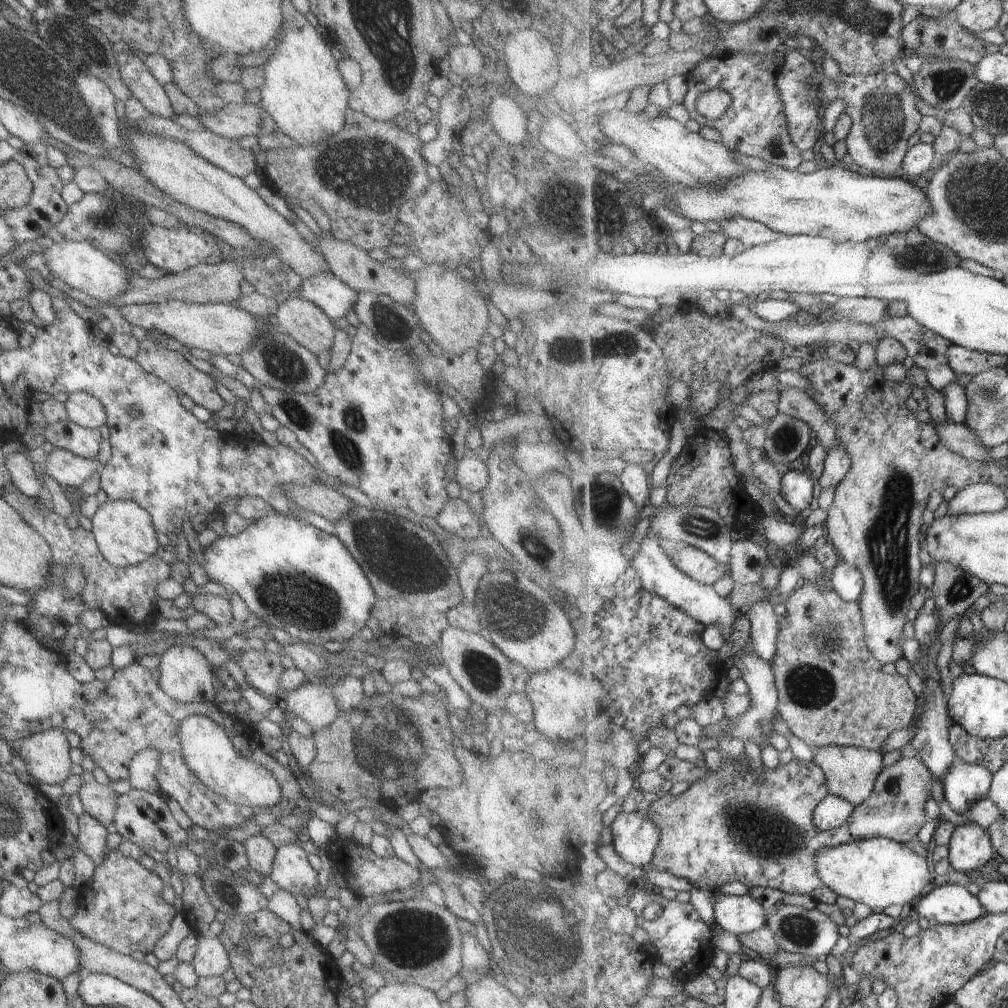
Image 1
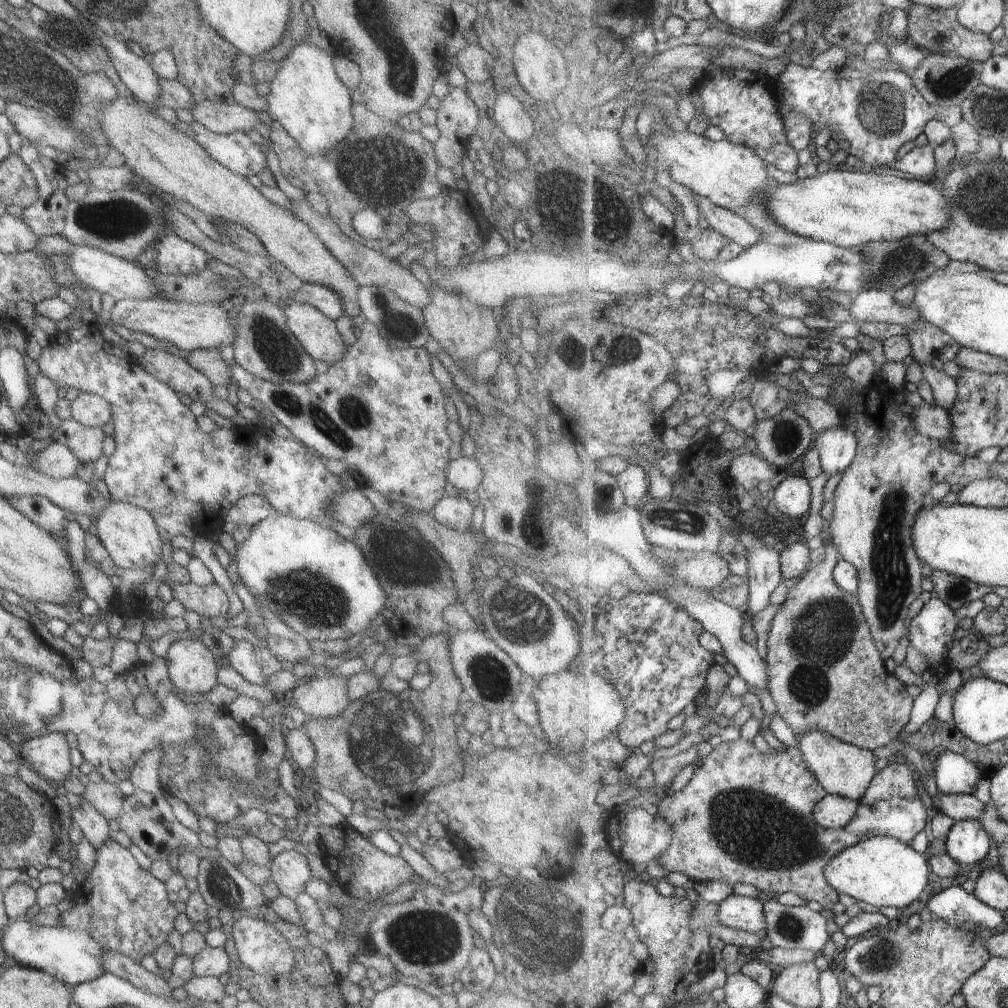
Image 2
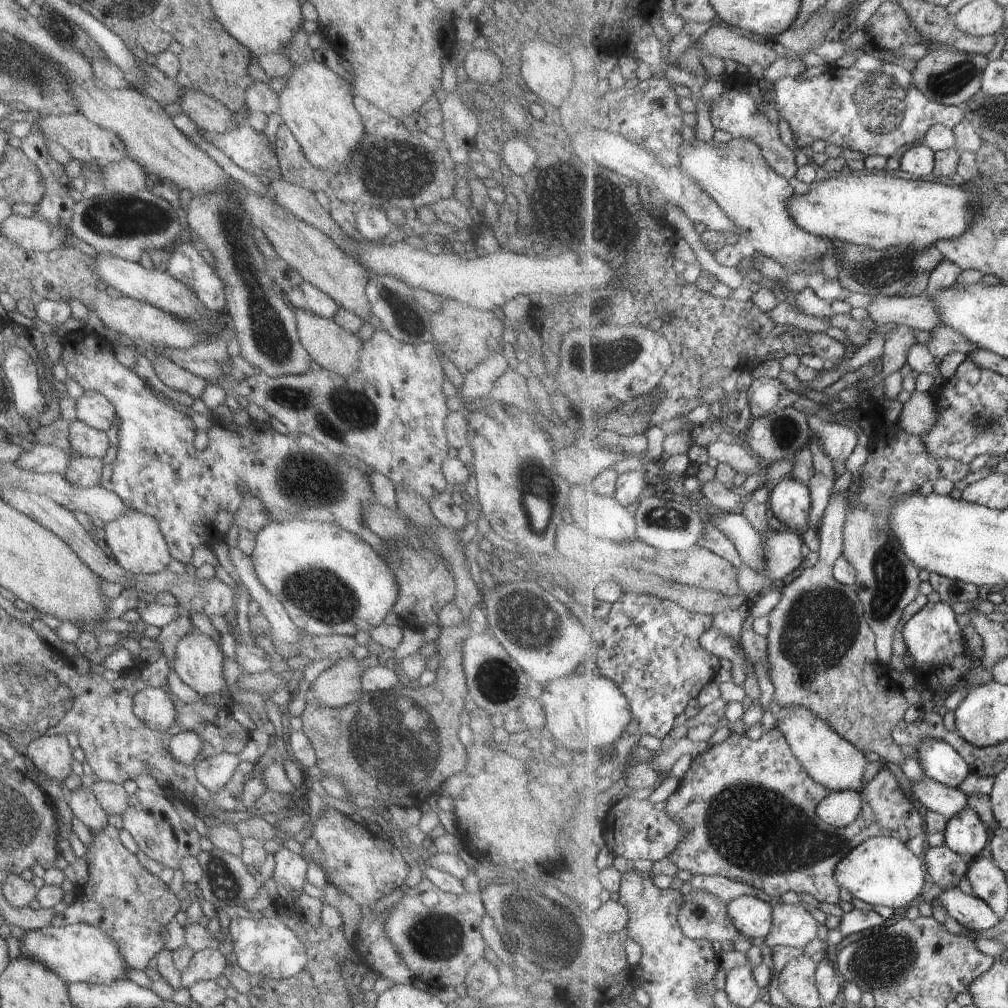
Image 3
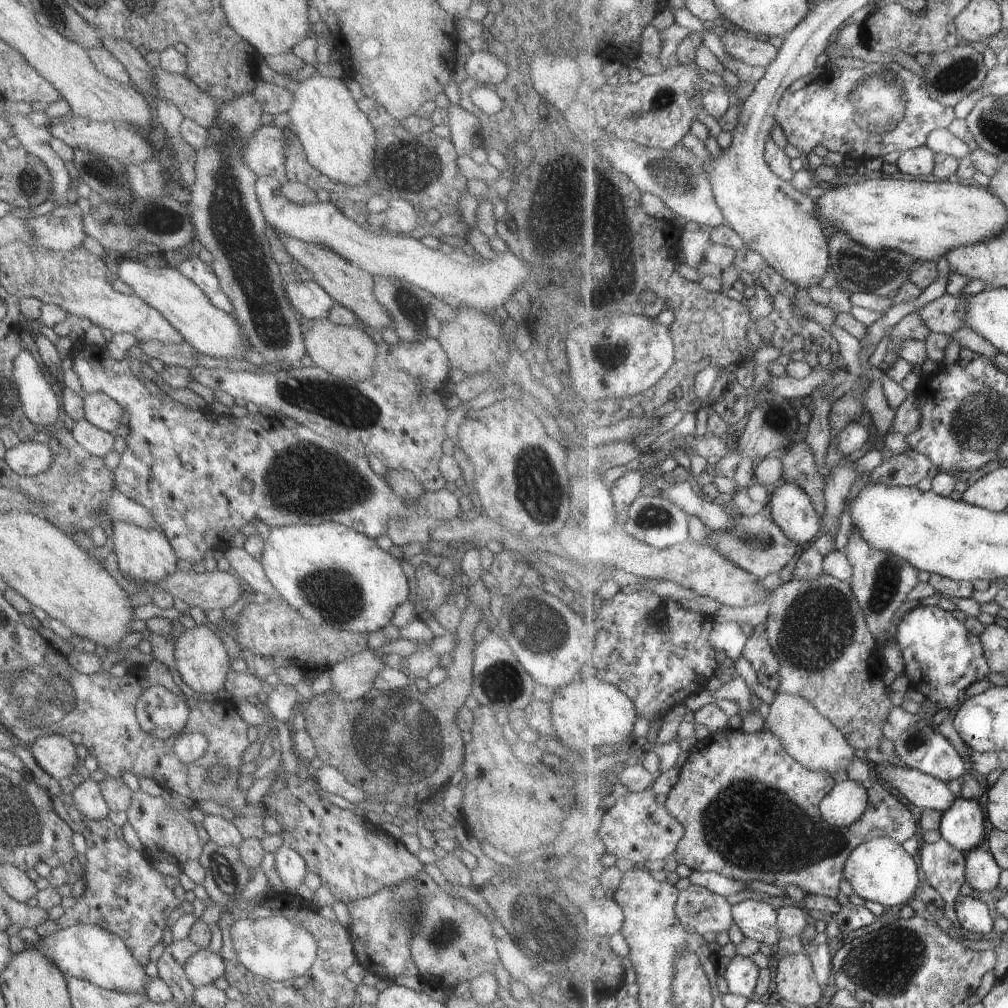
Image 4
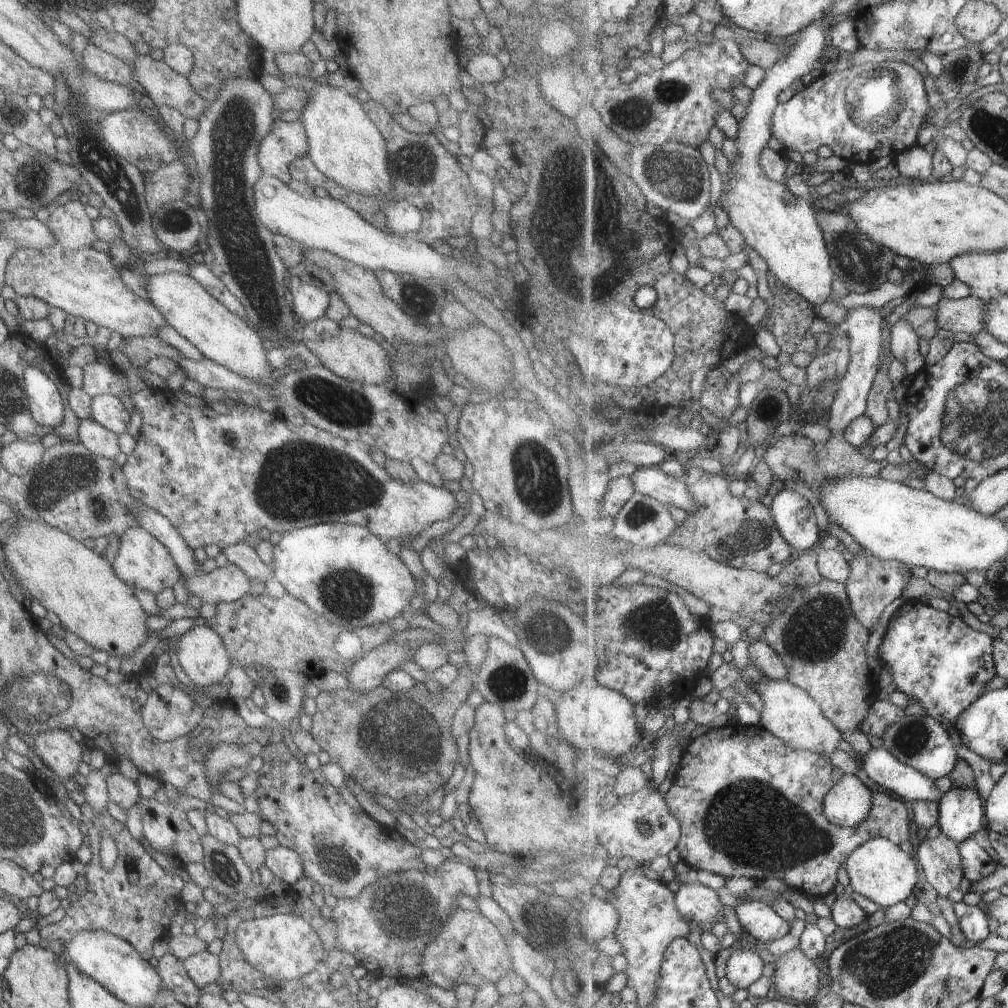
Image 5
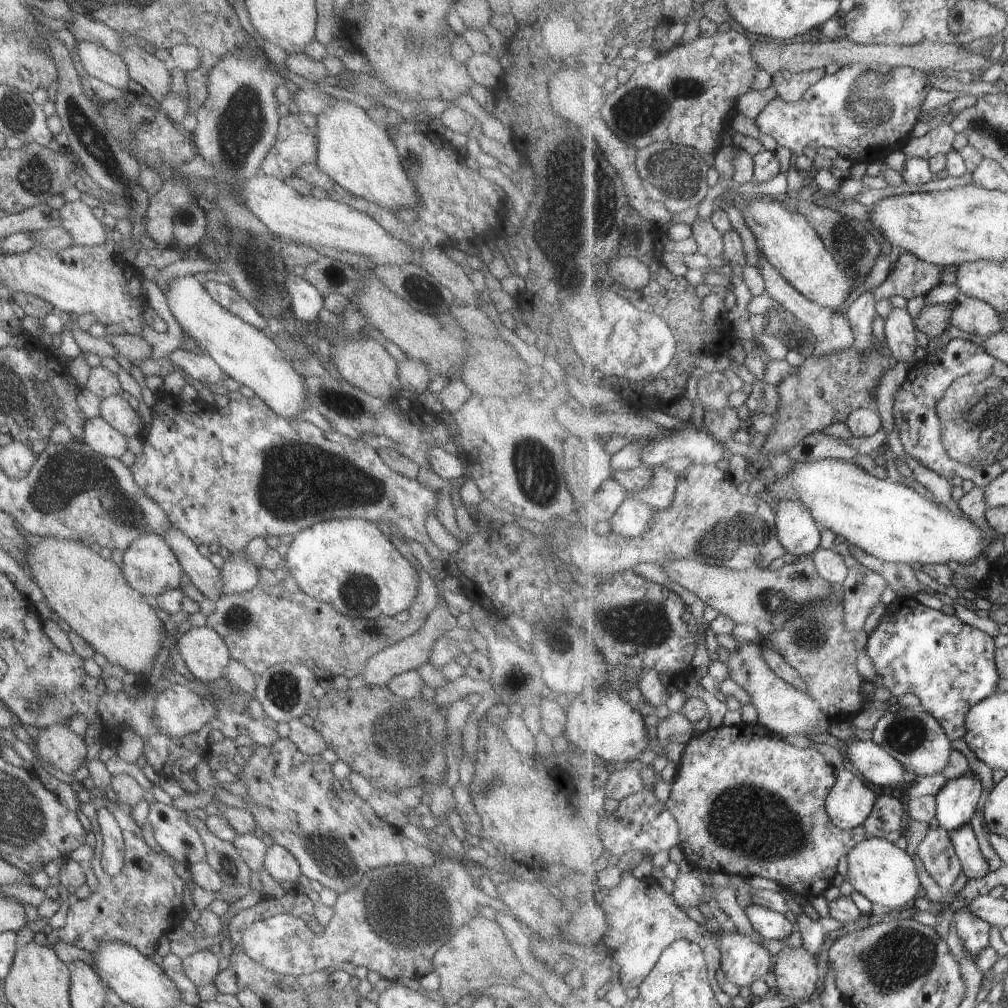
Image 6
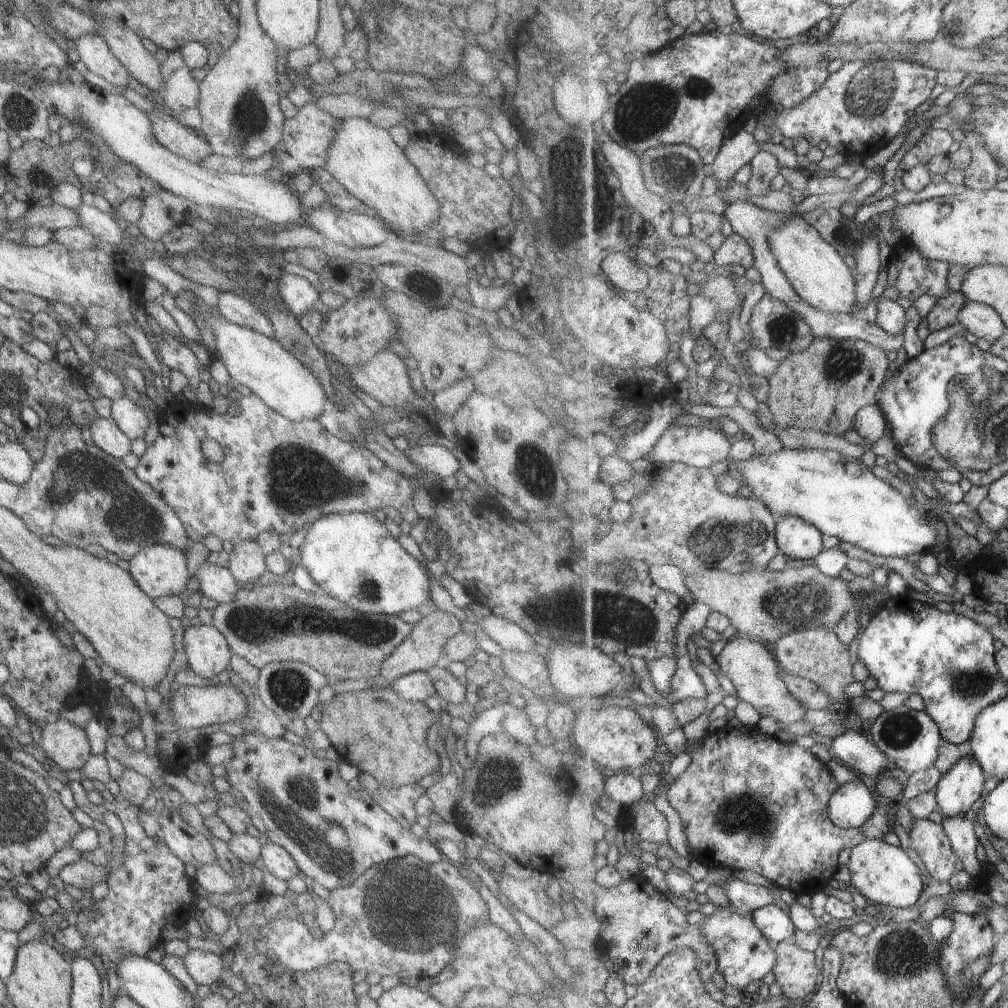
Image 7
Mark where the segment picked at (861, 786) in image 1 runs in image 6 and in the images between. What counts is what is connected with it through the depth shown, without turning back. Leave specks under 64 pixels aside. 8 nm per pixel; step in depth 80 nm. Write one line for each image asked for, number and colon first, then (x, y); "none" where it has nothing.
2: (846, 770)
3: (830, 758)
4: (810, 737)
5: (790, 713)
6: (780, 707)

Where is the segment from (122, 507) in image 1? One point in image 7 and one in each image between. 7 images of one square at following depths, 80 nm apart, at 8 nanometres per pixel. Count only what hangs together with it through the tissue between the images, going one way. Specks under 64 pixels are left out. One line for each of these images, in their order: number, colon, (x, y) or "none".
2: (129, 535)
3: (136, 543)
4: (142, 554)
5: (141, 561)
6: (149, 566)
7: (157, 569)

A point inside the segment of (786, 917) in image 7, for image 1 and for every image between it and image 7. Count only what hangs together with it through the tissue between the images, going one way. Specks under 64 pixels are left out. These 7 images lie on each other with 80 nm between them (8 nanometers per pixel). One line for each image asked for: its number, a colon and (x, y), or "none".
1: (740, 915)
2: (744, 913)
3: (753, 917)
4: (756, 919)
5: (762, 922)
6: (772, 925)

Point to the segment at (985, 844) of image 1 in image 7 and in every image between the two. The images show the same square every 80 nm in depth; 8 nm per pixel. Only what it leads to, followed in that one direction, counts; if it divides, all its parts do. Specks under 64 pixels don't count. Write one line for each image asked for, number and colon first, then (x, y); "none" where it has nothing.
2: (969, 841)
3: (967, 834)
4: (963, 824)
5: (961, 812)
6: (957, 801)
7: (957, 790)

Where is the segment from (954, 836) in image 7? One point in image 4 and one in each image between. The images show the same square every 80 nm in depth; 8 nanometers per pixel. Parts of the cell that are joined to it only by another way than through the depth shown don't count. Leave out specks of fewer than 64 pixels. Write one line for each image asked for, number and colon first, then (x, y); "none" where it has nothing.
4: (983, 872)
5: (977, 865)
6: (974, 866)

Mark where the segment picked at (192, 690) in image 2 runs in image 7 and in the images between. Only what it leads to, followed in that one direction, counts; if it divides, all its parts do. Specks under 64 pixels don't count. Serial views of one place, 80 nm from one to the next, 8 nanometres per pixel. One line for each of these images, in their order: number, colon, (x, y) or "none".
3: (198, 662)
4: (200, 657)
5: (200, 658)
6: (203, 651)
7: (206, 652)

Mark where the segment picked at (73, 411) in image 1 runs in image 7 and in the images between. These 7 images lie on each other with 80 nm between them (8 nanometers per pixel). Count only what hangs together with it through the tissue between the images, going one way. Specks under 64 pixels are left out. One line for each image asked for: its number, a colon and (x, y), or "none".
2: (88, 409)
3: (94, 410)
4: (99, 410)
5: (107, 410)
6: (115, 411)
7: (124, 413)

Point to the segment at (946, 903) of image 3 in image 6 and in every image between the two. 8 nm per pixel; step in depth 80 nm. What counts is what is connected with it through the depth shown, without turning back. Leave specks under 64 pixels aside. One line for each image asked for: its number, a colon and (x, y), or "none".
4: (973, 916)
5: (974, 922)
6: (974, 932)

